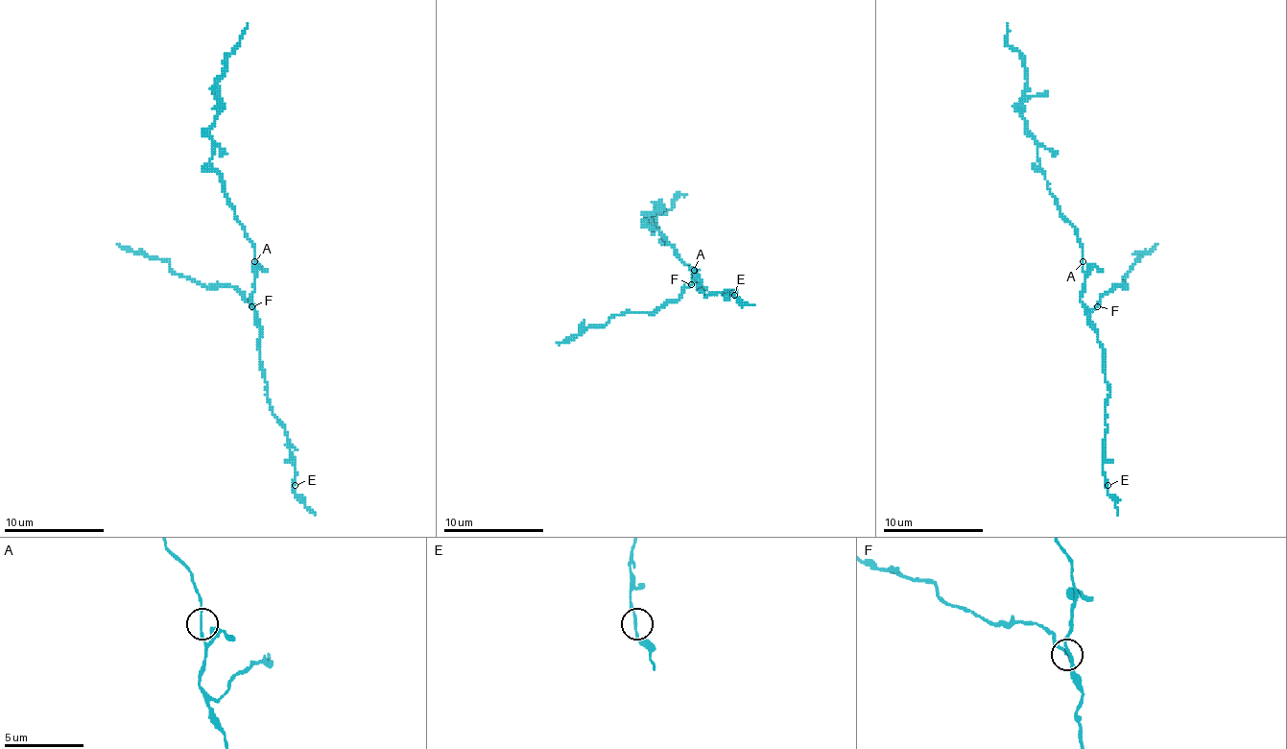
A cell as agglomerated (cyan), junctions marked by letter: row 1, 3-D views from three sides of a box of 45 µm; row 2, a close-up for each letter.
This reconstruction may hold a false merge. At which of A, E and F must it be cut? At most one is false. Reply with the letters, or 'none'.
none

